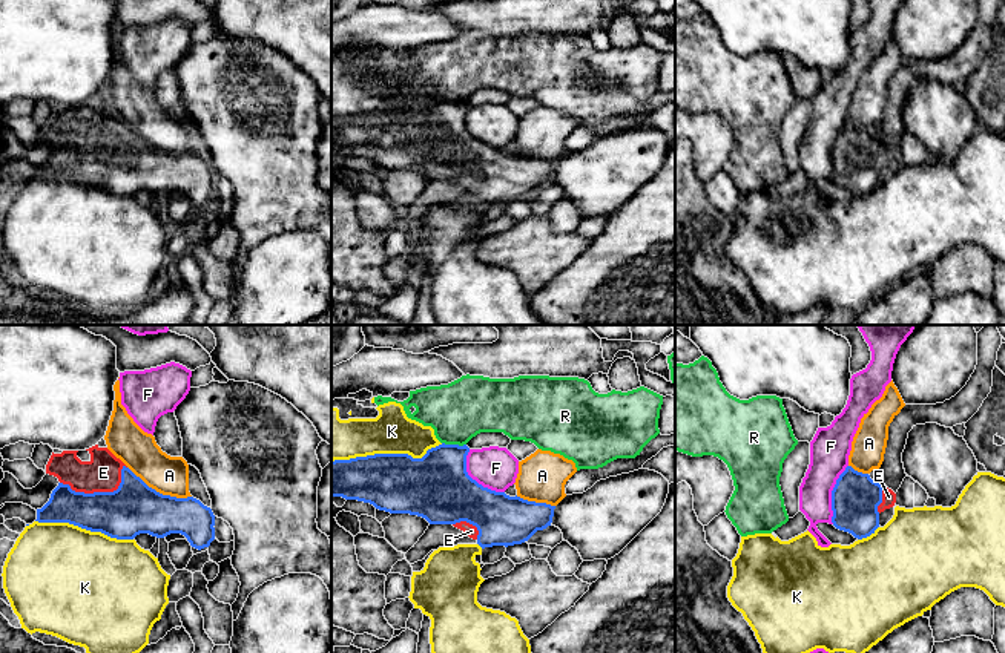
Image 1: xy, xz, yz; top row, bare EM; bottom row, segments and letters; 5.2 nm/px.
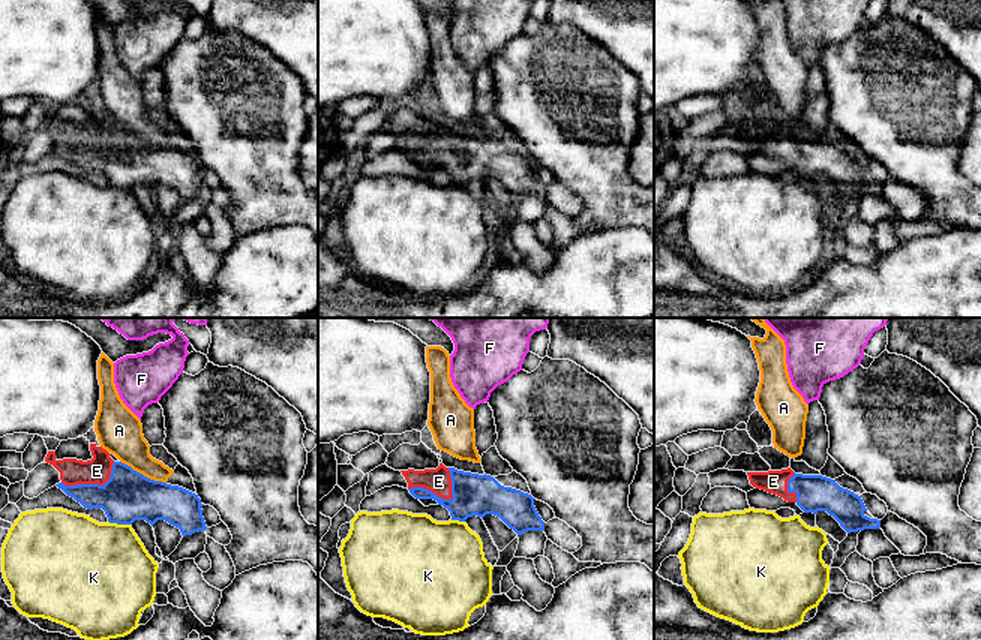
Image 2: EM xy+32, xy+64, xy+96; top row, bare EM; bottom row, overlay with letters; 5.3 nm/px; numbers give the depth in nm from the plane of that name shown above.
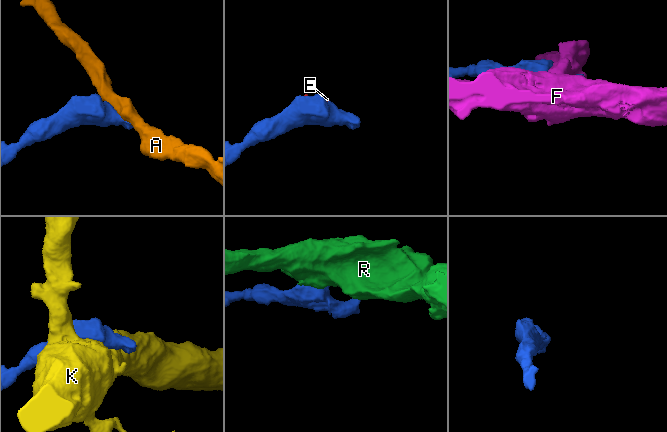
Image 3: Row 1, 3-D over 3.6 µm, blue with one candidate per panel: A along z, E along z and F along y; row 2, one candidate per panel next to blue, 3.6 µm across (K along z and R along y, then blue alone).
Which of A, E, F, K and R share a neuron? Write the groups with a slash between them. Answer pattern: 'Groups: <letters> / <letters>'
Groups: A / E / F / K / R

